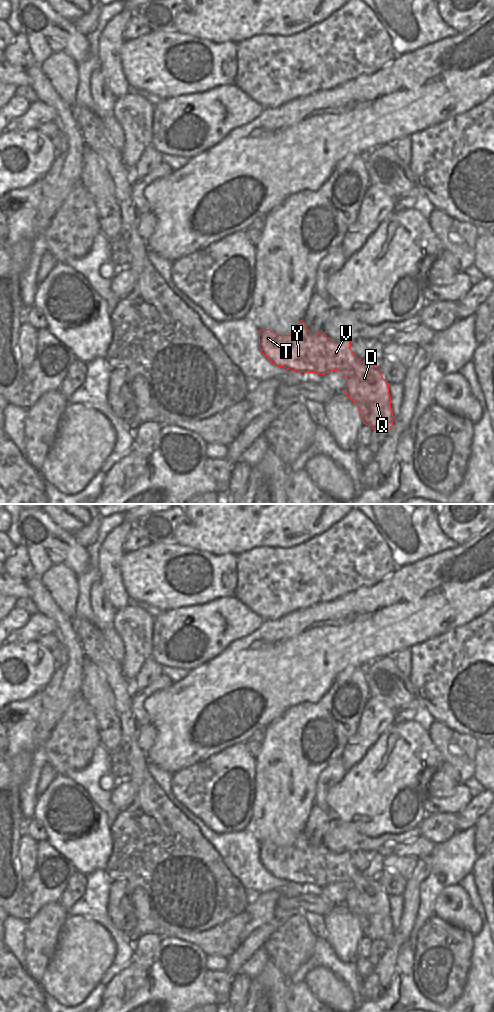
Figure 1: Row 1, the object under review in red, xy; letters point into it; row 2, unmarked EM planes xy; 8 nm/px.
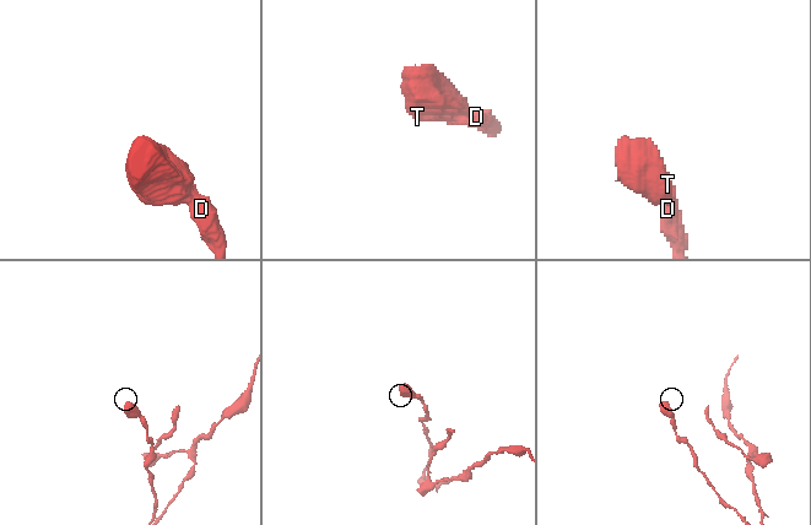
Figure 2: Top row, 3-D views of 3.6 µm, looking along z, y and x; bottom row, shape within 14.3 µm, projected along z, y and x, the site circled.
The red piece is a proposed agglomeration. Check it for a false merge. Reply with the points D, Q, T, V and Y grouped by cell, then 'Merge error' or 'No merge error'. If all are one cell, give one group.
Groups: D Q T V Y. No merge error

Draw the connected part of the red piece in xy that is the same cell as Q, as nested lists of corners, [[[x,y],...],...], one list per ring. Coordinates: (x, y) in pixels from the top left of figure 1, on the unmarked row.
[[[303,832],[290,847],[278,847],[270,841],[259,843],[259,860],[263,867],[274,877],[300,885],[324,887],[330,883],[340,883],[345,890],[347,909],[357,918],[363,935],[371,941],[380,940],[388,945],[395,932],[391,922],[389,895],[379,884],[377,877],[364,877],[351,862],[351,853],[334,853],[323,843],[310,845]]]

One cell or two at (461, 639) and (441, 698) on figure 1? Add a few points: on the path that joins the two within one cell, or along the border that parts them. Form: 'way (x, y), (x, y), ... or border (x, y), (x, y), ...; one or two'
way (461, 654), (461, 668), (450, 683); one

